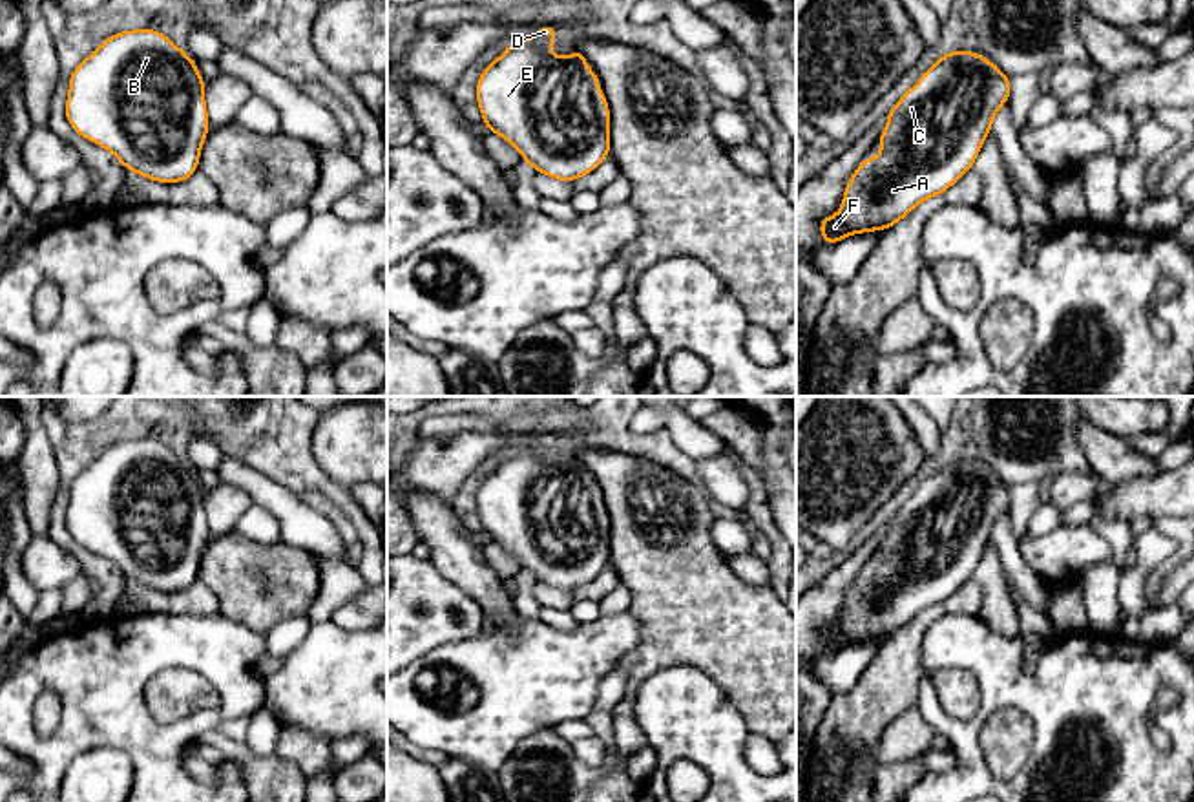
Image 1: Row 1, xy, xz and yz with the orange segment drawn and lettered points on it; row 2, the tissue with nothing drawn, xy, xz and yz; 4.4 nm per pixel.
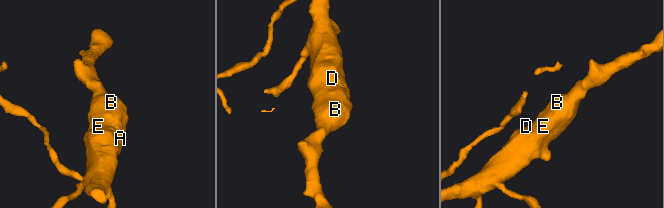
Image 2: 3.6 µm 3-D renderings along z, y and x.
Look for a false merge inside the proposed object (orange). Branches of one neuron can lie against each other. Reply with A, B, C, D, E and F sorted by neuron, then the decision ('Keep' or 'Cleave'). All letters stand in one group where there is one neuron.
Groups: A B C D E F. Keep

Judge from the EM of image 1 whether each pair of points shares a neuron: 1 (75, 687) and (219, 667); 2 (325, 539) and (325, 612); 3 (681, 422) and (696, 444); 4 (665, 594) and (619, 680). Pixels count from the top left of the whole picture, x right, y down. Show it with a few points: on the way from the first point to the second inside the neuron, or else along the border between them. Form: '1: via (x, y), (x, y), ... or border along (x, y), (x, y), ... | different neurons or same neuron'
1: via (112, 660), (119, 654), (183, 654) | same neuron
2: border along (316, 556), (345, 561) | different neurons
3: via (683, 428), (694, 439) | same neuron
4: border along (619, 665), (627, 675), (627, 687), (612, 709) | different neurons

